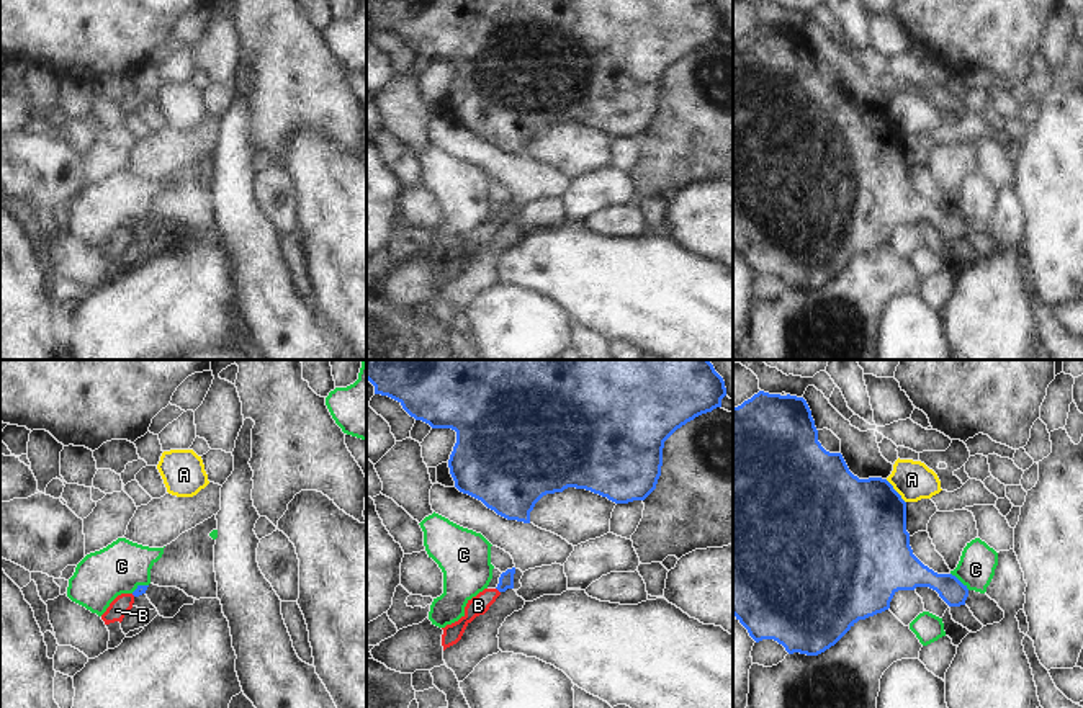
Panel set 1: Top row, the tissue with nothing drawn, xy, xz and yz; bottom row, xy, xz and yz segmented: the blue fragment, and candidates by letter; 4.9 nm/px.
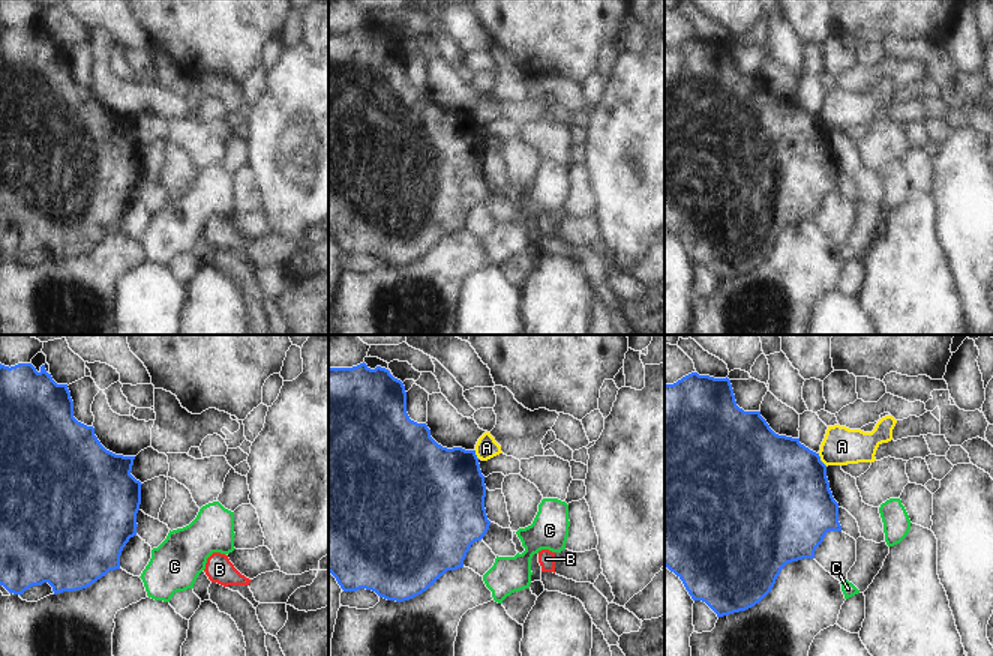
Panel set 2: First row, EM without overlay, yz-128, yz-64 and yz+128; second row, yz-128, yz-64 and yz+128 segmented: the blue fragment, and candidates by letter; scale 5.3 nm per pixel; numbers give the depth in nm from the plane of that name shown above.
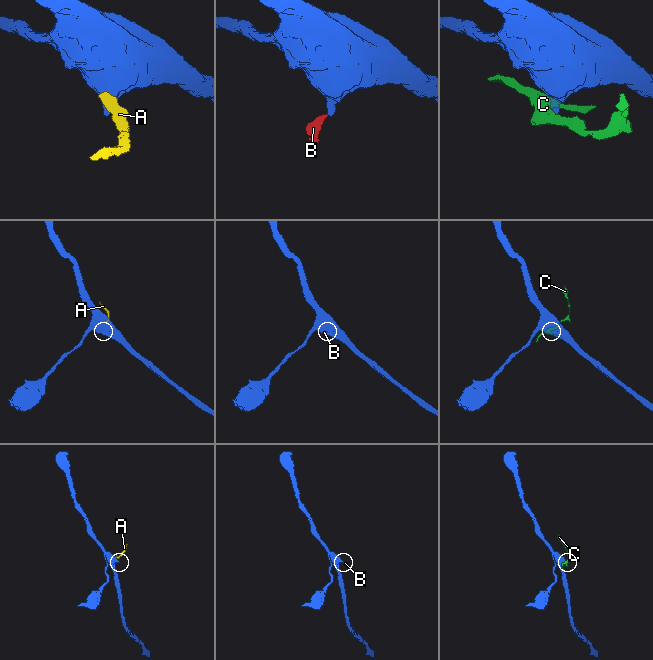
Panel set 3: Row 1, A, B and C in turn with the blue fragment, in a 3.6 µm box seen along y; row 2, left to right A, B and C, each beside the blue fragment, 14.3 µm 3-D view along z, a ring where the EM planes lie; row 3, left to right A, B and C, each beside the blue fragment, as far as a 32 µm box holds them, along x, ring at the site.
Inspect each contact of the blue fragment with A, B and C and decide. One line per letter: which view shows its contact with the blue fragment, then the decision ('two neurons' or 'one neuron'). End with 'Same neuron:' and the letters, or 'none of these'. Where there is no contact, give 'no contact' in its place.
A: yz | two neurons
B: xz | one neuron
C: yz | two neurons
Same neuron: B

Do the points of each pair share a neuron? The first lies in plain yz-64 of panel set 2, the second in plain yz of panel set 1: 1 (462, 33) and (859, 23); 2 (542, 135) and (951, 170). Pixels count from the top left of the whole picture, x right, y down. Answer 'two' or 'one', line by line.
1: two
2: two

